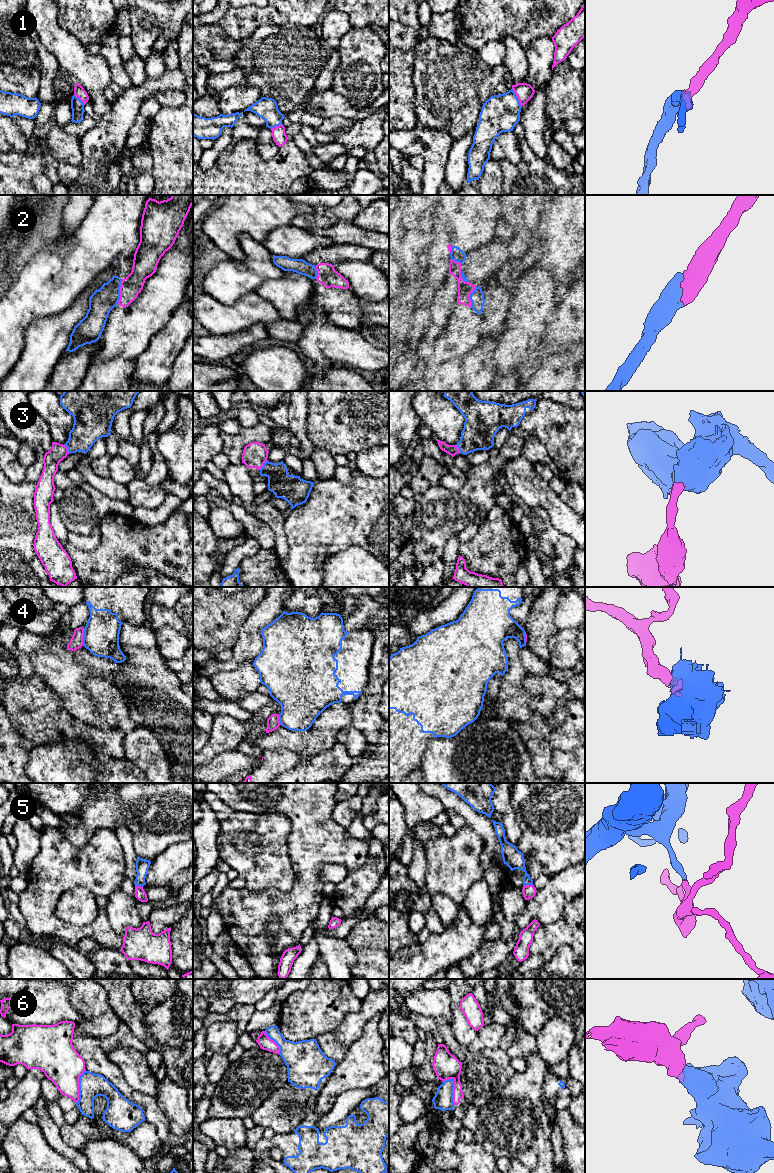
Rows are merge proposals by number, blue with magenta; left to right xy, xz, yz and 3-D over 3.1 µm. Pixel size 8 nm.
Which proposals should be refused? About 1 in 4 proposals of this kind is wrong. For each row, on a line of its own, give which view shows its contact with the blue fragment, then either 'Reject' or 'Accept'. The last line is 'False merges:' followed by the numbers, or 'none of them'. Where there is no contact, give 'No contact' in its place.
1: Touches blue in yz. Accept
2: Touches blue in xy. Accept
3: Touches blue in xy. Accept
4: Touches blue in xy. Reject
5: Touches blue in yz. Accept
6: Touches blue in yz. Reject
False merges: 4, 6

